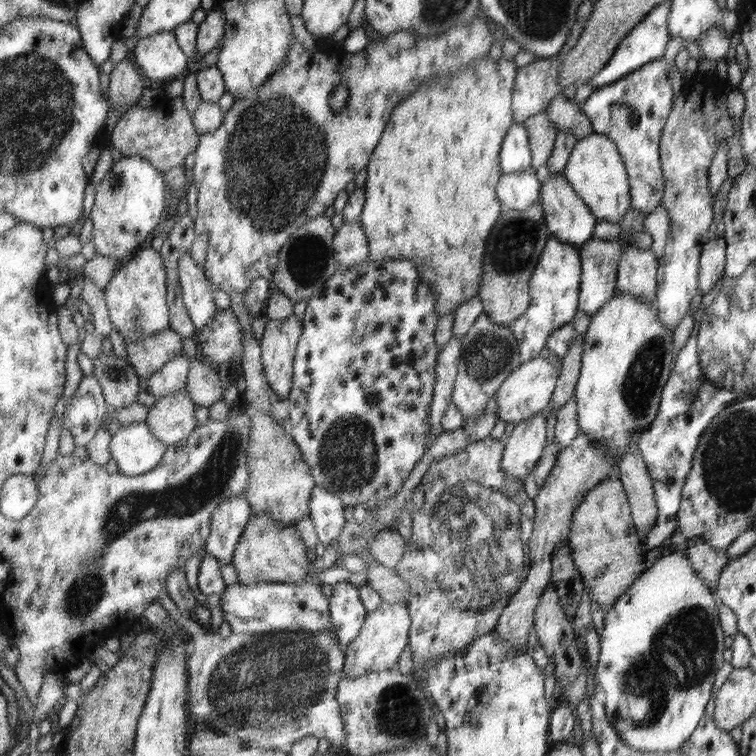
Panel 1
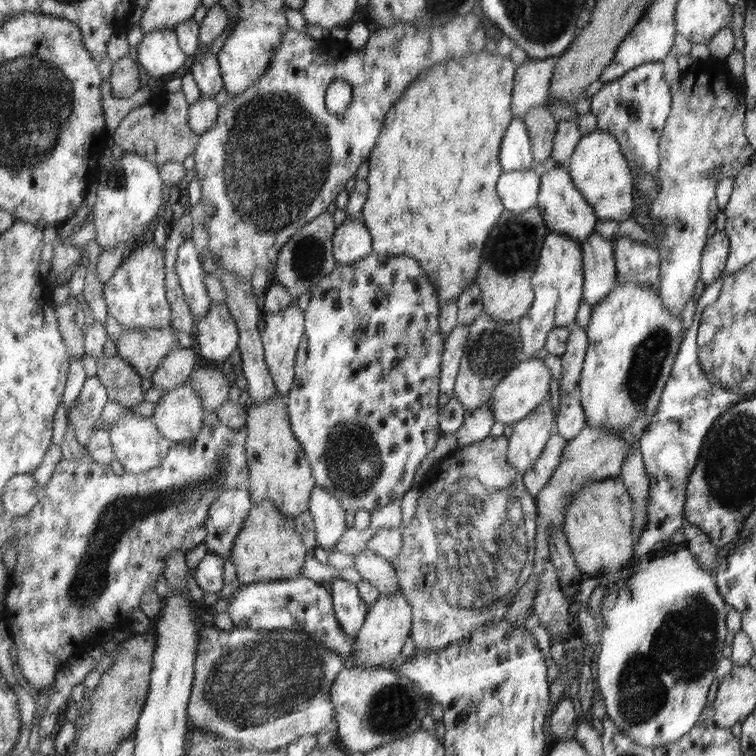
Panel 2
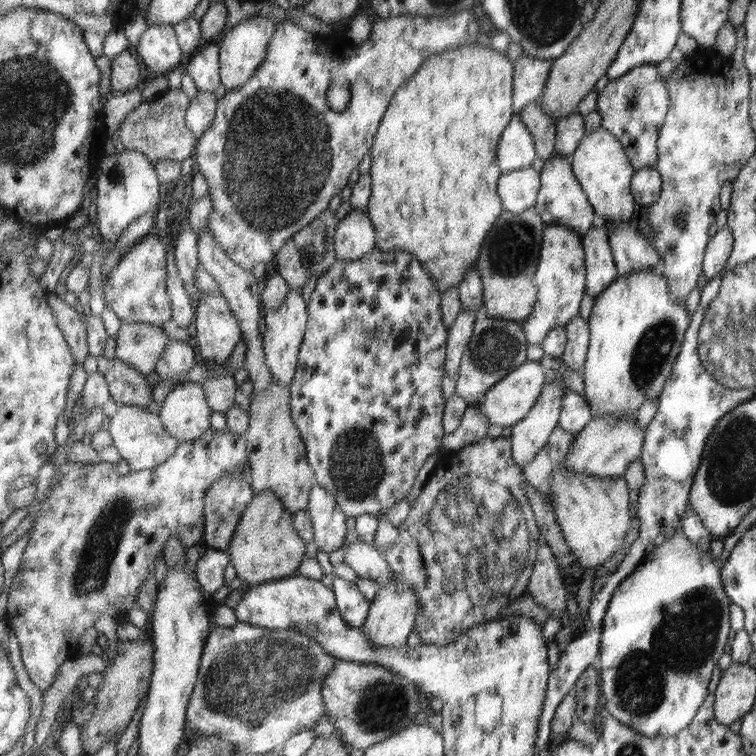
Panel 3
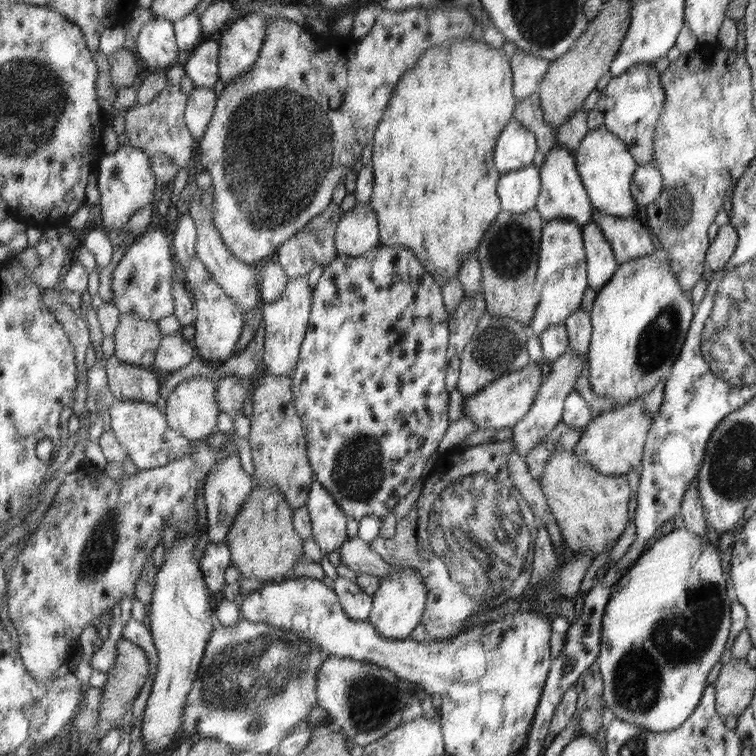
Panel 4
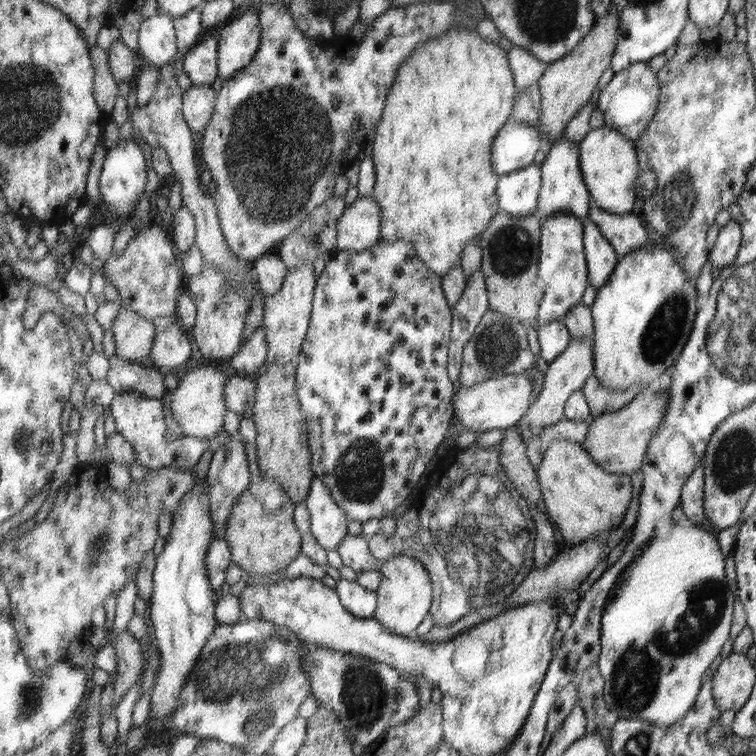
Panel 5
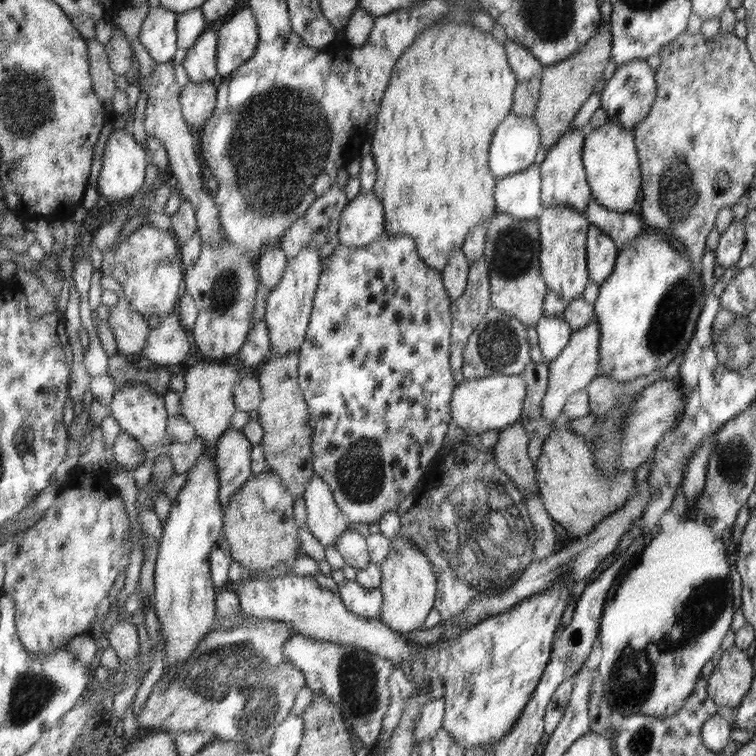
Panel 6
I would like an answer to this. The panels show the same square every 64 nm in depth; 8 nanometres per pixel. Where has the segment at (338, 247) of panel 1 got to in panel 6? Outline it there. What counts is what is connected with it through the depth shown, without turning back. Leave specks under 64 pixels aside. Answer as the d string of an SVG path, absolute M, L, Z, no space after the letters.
M375 191L361 193L342 212L338 230L339 244L365 247L386 232L383 201Z

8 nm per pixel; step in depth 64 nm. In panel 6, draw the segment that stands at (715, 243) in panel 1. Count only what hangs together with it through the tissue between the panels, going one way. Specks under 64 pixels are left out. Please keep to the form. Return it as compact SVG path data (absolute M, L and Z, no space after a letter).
M743 220L732 221L720 235L718 246L714 250L715 262L719 266L736 266L746 244L745 223Z

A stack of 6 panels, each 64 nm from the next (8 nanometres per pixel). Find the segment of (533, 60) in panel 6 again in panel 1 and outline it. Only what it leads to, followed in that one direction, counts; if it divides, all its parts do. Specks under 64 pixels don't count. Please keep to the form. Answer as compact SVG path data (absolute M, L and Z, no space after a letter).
M549 57L546 59L535 58L535 61L518 69L516 76L516 84L514 89L514 109L515 123L525 125L527 119L534 117L535 114L543 111L548 111L551 101L562 94L562 89L559 83L559 71L561 64L558 57Z

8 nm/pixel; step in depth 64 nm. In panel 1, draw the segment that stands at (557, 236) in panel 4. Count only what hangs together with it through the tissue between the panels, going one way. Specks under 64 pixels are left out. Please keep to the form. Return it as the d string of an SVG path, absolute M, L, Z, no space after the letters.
M550 236L547 246L541 255L538 267L530 280L532 304L528 312L521 316L510 328L514 330L522 349L522 364L539 358L550 335L566 325L572 324L580 310L582 294L582 256L575 245Z

